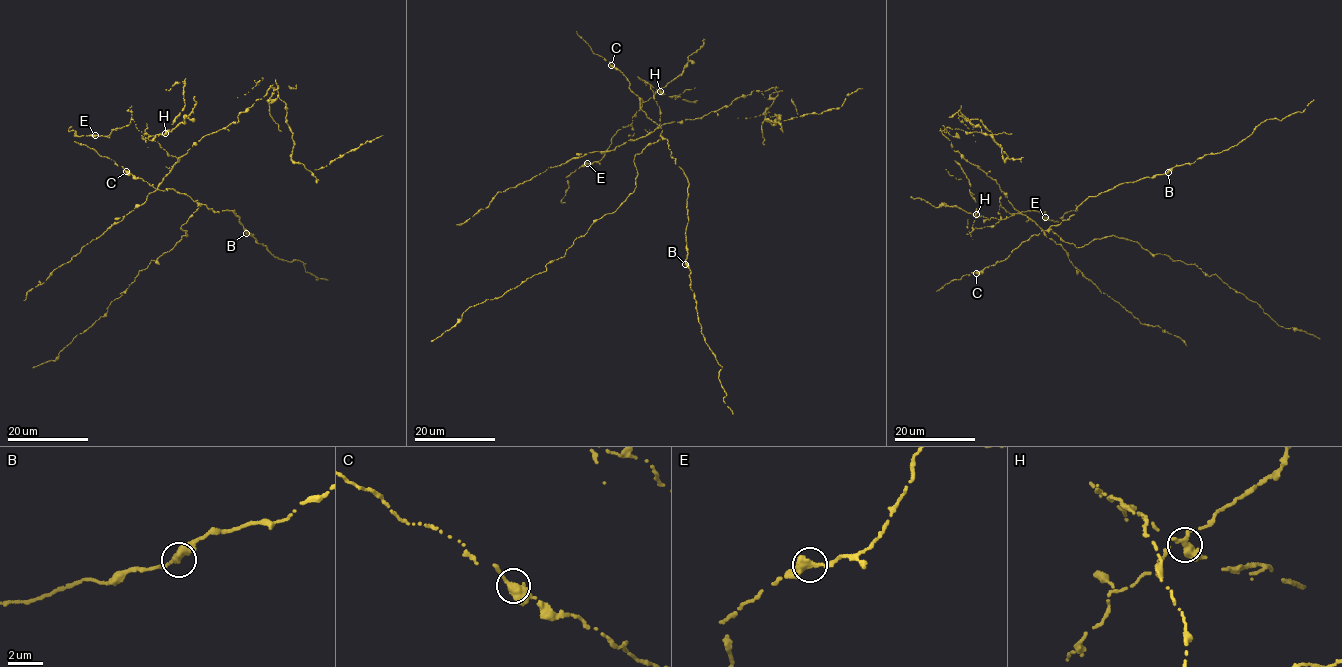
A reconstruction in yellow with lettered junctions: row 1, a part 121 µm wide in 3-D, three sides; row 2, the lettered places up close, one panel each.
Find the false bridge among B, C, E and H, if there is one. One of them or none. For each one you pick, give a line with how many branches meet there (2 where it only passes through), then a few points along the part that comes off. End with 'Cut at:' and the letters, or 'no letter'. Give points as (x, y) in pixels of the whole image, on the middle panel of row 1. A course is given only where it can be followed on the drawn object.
H: Branches: 2. Course of the part to remove: (659, 91), (647, 83), (660, 126), (773, 87), (773, 125), (765, 119), (840, 108), (862, 88)
Cut at: H

